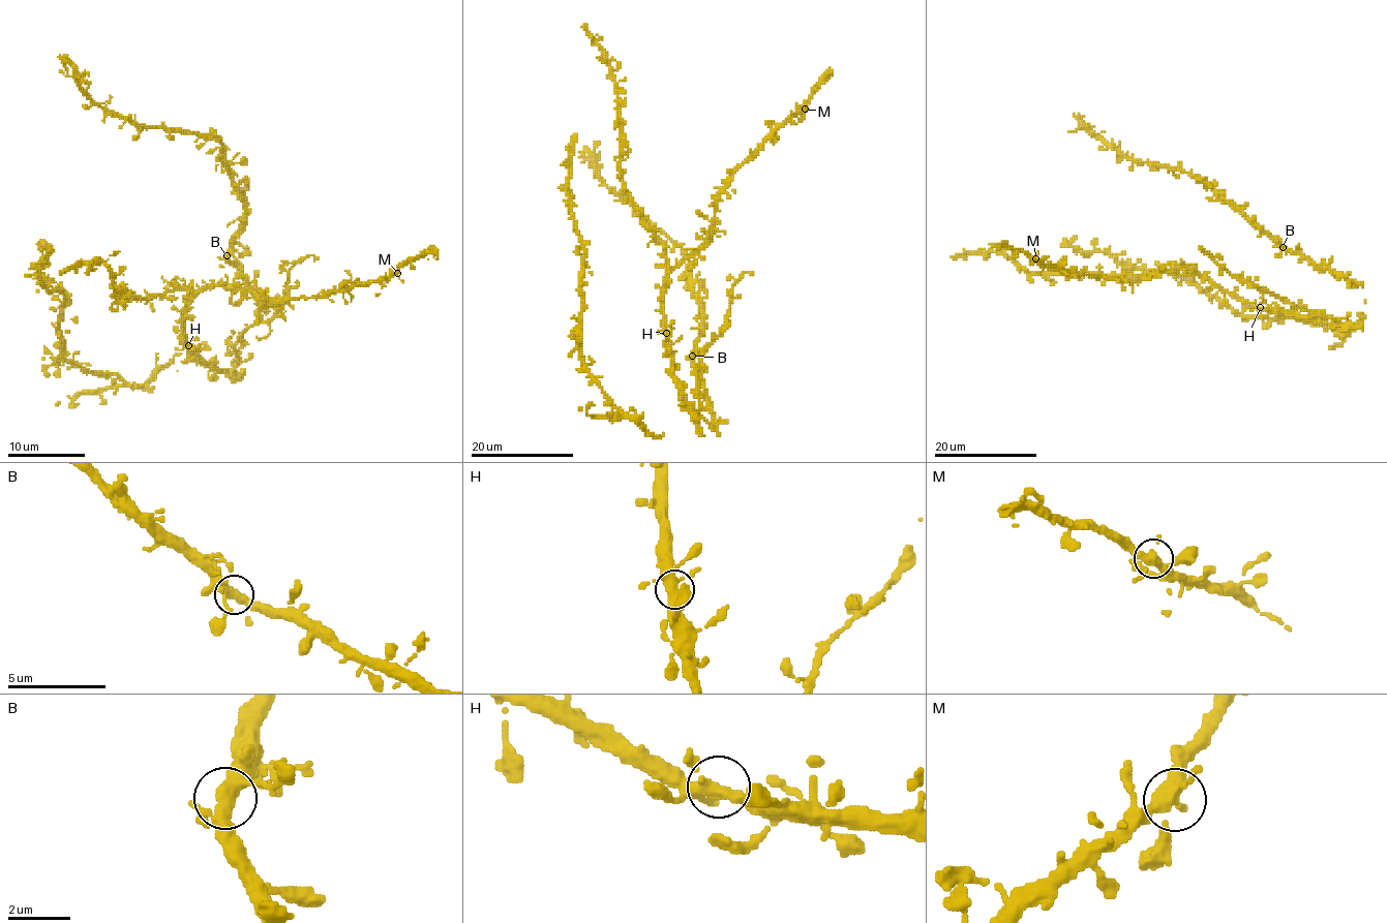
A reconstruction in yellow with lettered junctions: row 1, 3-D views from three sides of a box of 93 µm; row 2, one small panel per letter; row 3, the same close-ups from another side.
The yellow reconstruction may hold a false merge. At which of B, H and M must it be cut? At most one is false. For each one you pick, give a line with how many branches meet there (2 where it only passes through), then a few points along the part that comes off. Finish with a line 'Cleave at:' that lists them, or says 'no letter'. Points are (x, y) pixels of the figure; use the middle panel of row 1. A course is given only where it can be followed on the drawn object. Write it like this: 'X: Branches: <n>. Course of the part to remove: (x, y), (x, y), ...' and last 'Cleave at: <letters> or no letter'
Cleave at: no letter

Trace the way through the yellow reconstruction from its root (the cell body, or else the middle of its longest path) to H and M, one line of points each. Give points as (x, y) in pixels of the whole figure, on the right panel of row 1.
H: (1337, 322), (1315, 322), (1302, 314), (1272, 312), (1260, 307)
M: (1337, 322), (1315, 322), (1302, 314), (1249, 306), (1188, 268), (1118, 280), (1061, 271), (1035, 258)

